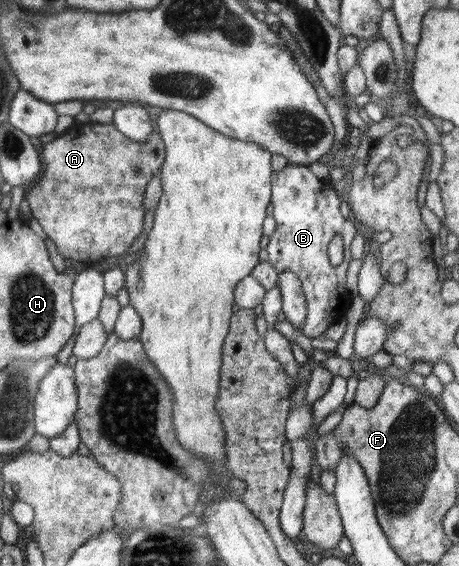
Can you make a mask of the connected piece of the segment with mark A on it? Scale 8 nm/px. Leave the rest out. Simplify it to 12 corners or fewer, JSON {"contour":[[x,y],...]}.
{"contour":[[112,123],[45,144],[25,198],[61,256],[124,256],[164,163]]}

